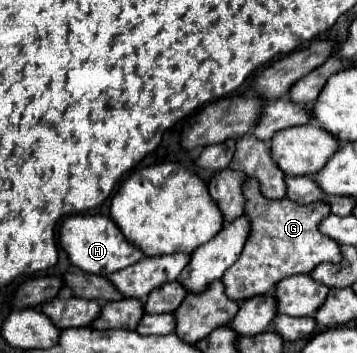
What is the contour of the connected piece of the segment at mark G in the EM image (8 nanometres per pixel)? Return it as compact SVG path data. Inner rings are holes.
M246 179L246 215L252 221L250 237L240 253L238 261L224 273L222 281L226 285L226 295L234 301L246 301L254 295L264 295L290 275L310 273L316 265L330 261L340 263L340 245L322 235L318 225L330 215L330 205L324 201L314 201L308 205L298 205L290 199L272 201L260 193L260 183L256 179Z

